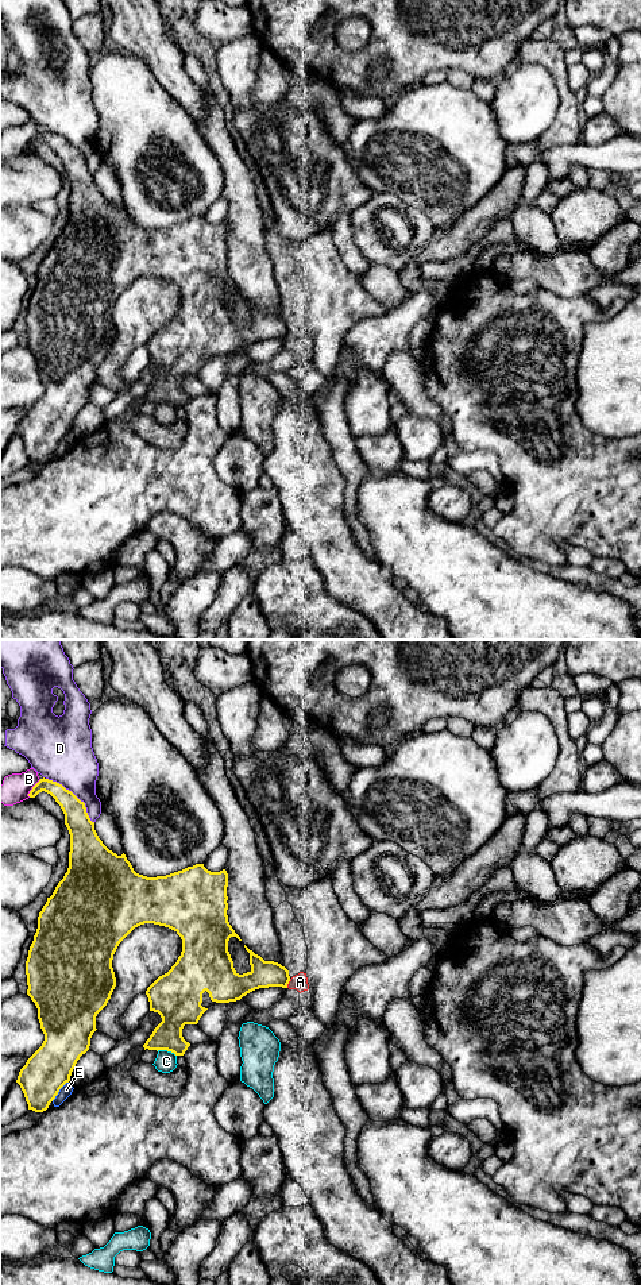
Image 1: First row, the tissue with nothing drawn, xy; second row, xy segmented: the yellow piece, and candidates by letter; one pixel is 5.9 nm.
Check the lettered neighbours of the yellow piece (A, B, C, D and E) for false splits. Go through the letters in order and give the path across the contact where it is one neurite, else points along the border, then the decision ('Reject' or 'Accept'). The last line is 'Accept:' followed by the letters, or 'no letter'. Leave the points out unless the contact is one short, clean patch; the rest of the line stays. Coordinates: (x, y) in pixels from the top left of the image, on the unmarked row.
A: Reject
B: Reject
C: Reject
D: Reject
E: Reject
Accept: no letter

